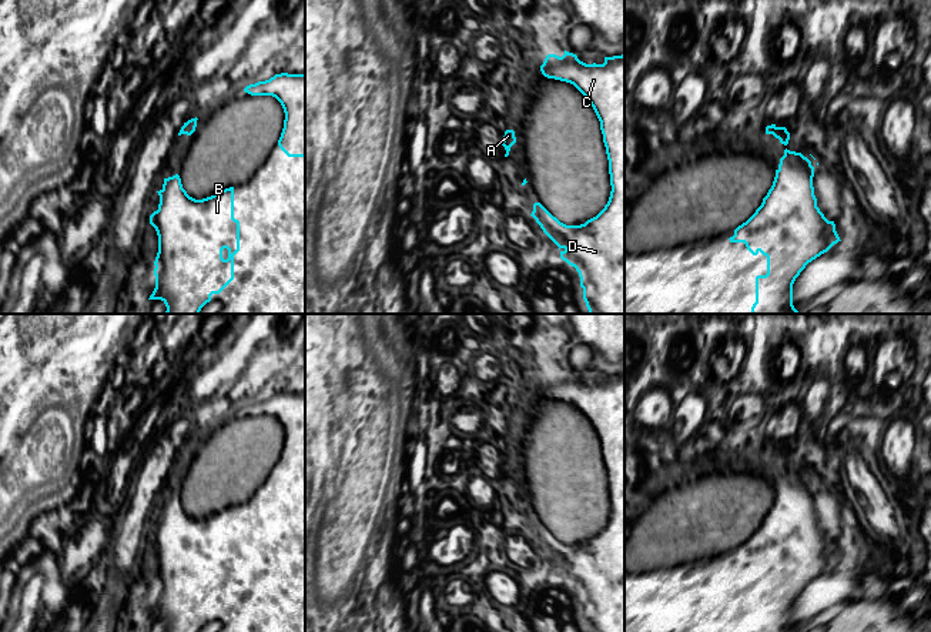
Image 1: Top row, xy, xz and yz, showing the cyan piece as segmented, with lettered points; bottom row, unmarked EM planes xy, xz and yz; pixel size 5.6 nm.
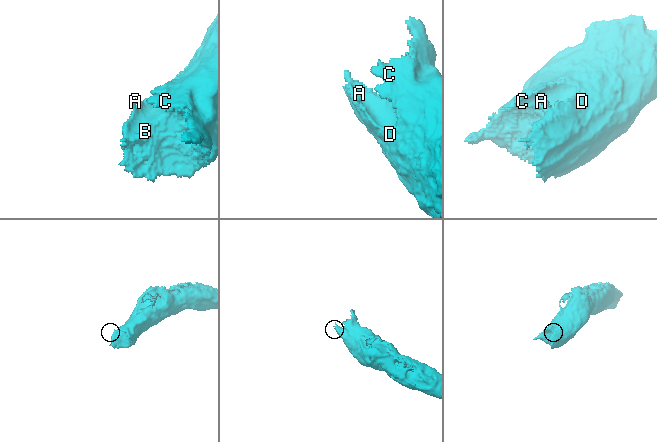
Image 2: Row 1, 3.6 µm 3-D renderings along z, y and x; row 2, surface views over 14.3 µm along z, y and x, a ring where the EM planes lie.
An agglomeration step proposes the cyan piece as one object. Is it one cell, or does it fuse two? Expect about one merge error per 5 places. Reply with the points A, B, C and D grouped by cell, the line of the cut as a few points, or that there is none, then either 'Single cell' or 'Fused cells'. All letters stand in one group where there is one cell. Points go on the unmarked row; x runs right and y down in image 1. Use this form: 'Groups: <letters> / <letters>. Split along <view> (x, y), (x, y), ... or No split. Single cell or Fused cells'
Groups: A B C D. No split. Single cell

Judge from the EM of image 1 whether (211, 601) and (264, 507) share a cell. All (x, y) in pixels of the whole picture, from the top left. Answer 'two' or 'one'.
one

